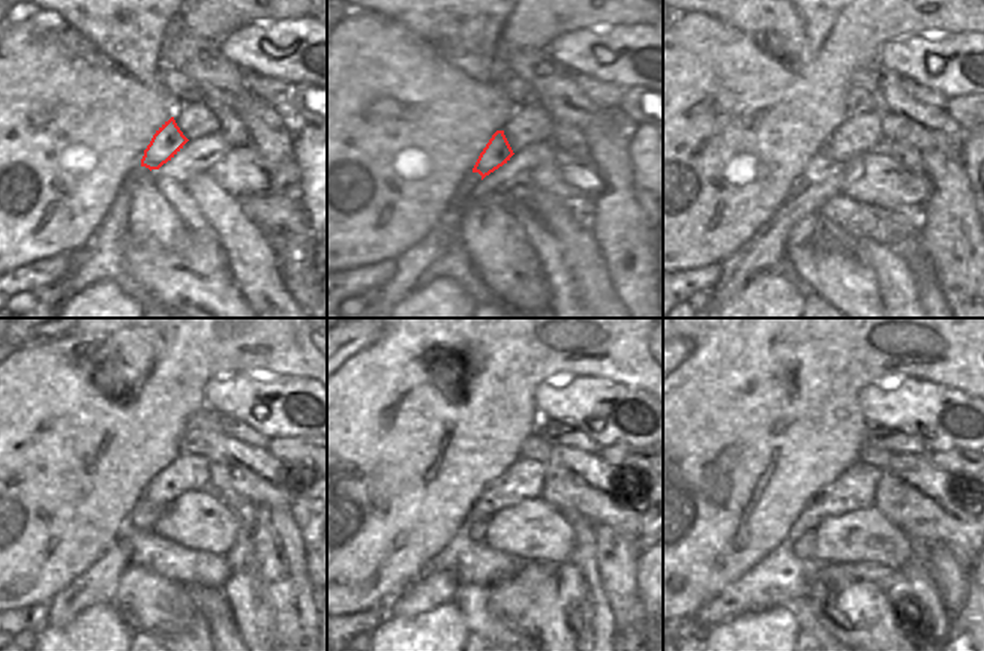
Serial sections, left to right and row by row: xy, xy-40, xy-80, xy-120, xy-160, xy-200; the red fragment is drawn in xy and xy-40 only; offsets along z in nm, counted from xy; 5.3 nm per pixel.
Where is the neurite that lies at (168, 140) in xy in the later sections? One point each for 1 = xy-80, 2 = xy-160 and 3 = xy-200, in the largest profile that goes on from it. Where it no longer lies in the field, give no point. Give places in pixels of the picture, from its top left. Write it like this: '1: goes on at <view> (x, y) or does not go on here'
1: goes on at xy-80 (822, 165)
2: goes on at xy-160 (476, 533)
3: goes on at xy-200 (804, 546)

